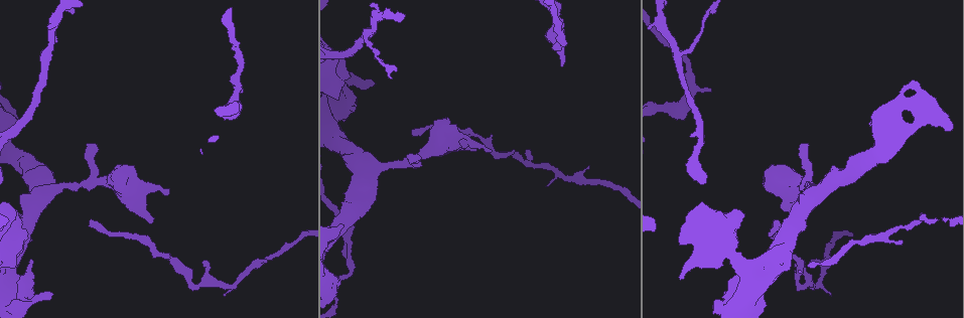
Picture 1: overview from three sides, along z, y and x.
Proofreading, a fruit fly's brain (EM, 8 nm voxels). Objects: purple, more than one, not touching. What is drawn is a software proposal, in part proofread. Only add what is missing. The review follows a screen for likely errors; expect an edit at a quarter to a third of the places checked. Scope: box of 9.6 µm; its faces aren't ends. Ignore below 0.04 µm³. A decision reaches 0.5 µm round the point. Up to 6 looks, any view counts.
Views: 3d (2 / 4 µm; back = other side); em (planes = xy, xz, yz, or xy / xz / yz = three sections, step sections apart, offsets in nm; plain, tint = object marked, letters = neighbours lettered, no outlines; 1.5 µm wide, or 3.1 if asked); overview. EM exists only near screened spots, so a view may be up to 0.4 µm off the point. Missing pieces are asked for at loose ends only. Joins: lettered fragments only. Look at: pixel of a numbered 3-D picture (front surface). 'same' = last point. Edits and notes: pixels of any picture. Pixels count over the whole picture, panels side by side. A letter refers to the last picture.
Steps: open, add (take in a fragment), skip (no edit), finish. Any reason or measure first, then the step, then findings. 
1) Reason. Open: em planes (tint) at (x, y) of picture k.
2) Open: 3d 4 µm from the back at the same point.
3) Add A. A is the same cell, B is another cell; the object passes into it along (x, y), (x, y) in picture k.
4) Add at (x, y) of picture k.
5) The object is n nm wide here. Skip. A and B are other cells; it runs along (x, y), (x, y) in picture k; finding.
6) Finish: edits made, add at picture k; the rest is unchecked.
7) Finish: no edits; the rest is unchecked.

Branch stops here. Open: 3d 2 µm at (562, 66) of picture 1.

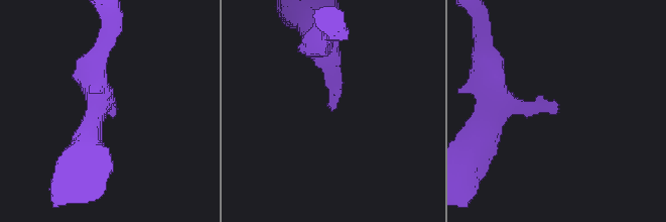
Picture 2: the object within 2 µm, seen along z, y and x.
Open: em planes (tint) at (556, 108) of picture 2.

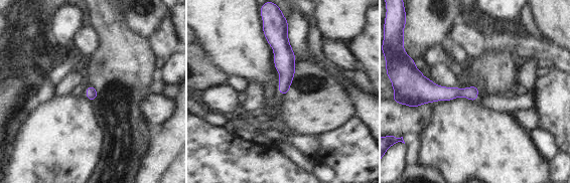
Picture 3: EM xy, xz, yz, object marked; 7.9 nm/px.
What lies round it. Open: em planes (letters) at the same point.

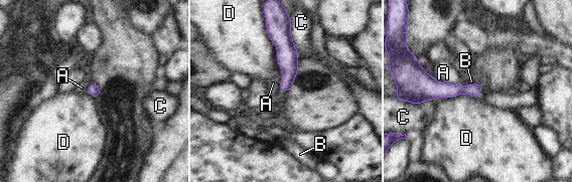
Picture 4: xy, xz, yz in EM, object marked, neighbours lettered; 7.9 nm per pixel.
Add B. B is the same cell, A, C and D are other cells; the cell continues.

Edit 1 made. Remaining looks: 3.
Redraw. Open: overview.

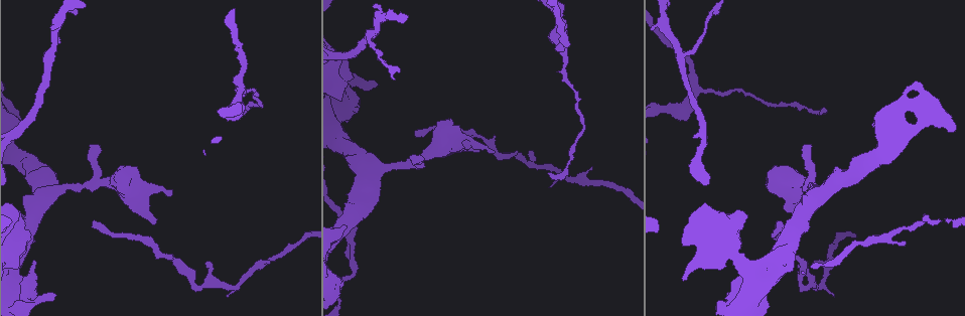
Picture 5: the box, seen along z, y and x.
Branch stops here. Open: em planes (letters) at (169, 196) of picture 5.

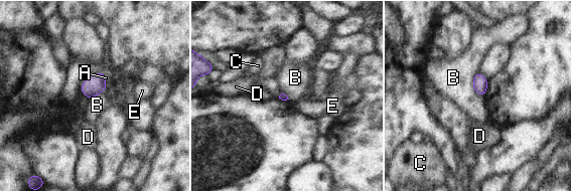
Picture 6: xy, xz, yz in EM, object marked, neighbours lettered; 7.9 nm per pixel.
Skip. A, B, C, D and E are other cells; a border runs along (478, 71), (473, 89), (482, 97) in picture 6; none of them fits.

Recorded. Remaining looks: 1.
Finish: edits made, add at picture 4; the rest is unchecked.

